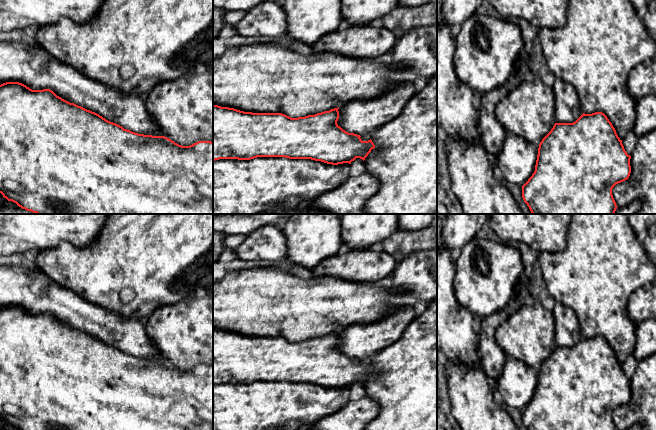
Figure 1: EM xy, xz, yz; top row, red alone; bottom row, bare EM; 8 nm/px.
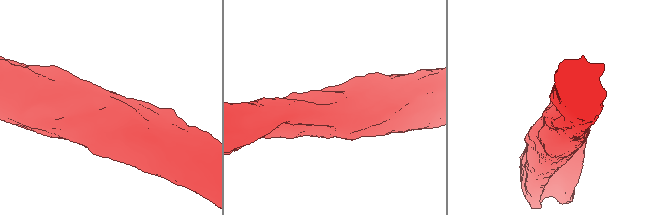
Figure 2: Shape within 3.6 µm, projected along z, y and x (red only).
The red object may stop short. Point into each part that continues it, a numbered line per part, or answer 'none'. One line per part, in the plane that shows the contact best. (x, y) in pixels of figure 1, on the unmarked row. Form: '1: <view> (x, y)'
1: xy (21, 285)

